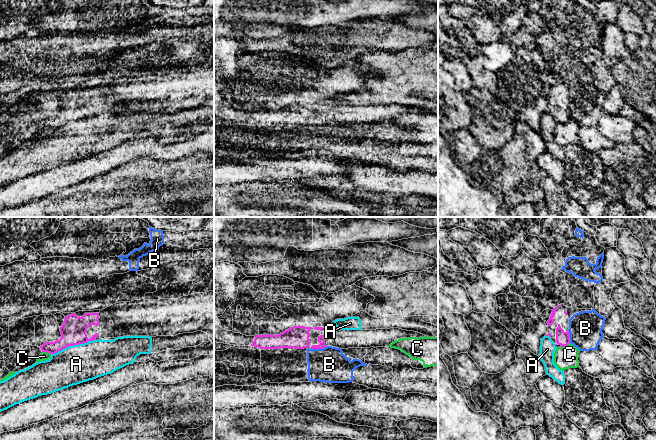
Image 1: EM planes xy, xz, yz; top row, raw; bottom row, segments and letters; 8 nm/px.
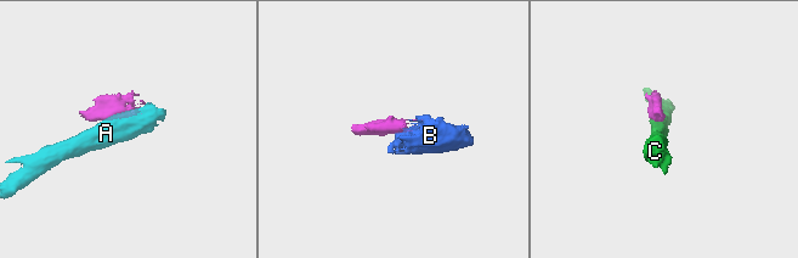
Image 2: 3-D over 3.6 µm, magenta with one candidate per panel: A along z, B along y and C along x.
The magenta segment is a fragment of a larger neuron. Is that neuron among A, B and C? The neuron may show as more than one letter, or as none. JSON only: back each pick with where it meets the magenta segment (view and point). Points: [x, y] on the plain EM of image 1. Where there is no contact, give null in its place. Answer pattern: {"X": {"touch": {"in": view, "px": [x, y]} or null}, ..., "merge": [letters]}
{"merge": []}

